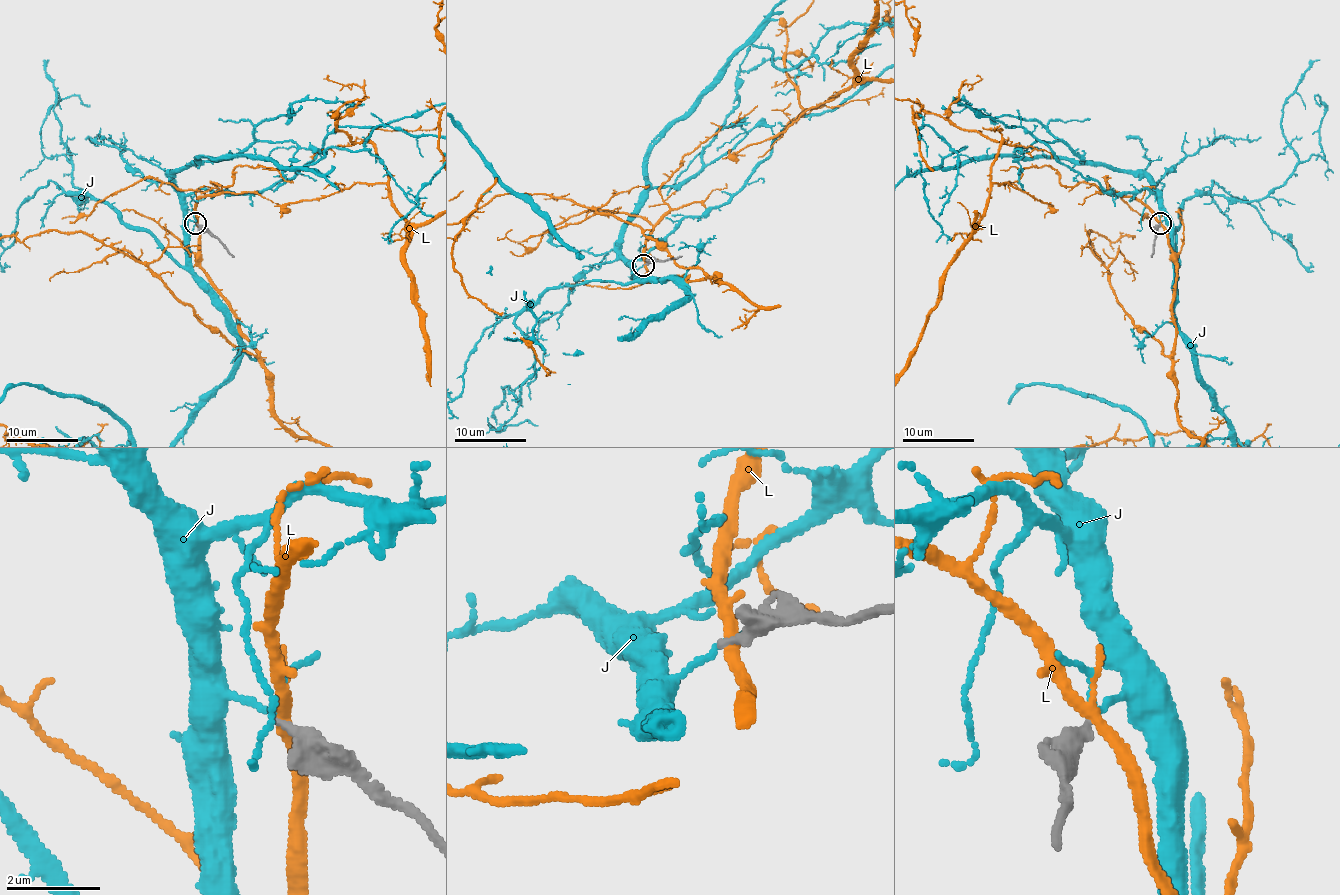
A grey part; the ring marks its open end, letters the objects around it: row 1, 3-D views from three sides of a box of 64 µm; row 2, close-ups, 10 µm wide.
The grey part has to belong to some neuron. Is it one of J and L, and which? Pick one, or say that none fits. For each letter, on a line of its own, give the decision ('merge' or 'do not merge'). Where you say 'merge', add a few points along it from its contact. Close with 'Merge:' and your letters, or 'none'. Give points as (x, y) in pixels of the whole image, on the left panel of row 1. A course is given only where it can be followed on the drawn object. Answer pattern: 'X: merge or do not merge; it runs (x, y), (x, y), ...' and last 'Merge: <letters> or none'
J: do not merge
L: do not merge
Merge: none

